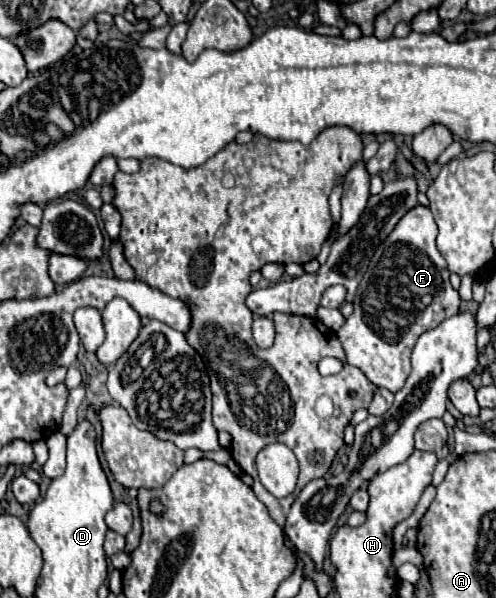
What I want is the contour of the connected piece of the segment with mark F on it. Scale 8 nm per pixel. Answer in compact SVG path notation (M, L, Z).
M425 205L413 207L413 211L407 211L401 217L401 223L389 233L385 243L377 247L373 253L373 259L369 261L369 267L357 287L355 301L353 301L353 315L345 321L345 325L337 331L339 341L343 343L347 363L353 367L359 367L371 383L377 387L385 387L391 393L397 393L411 371L411 351L415 347L415 341L421 337L421 333L437 327L445 319L459 313L459 293L449 283L449 271L443 255L437 251L435 245L437 239L437 225L433 219L433 213Z

